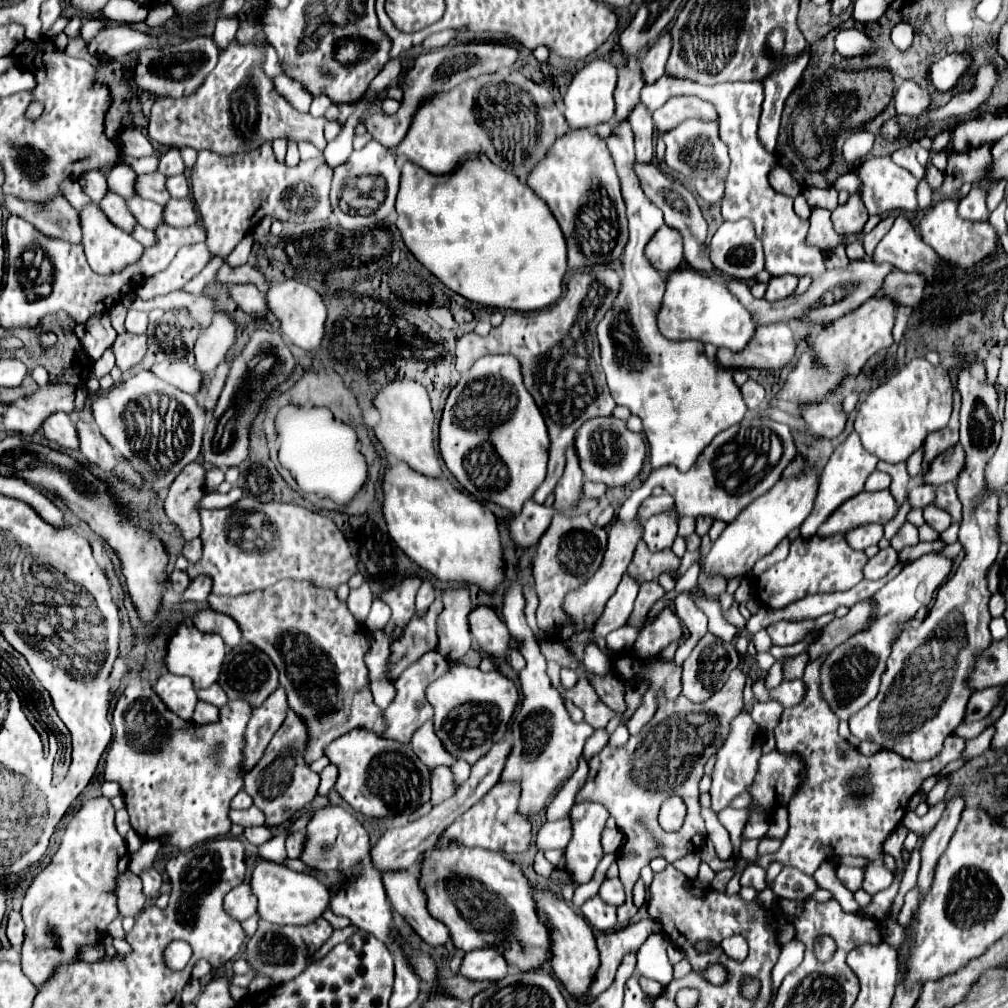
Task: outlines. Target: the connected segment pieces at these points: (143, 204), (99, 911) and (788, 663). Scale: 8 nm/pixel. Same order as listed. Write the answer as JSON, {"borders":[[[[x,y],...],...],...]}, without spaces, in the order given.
{"borders":[[[[133,195],[133,199],[127,199],[125,203],[127,203],[129,211],[133,211],[137,223],[143,225],[145,229],[153,231],[159,223],[163,223],[163,219],[161,219],[161,211],[163,211],[161,205],[157,205],[153,201],[147,201],[147,199],[139,197],[139,195]]],[[[89,799],[69,821],[51,863],[33,879],[25,893],[21,907],[25,921],[21,967],[35,987],[41,987],[57,965],[77,961],[79,945],[101,943],[107,935],[107,925],[119,913],[113,887],[117,887],[119,871],[127,869],[129,851],[115,829],[113,817],[115,809],[109,799]]],[[[795,655],[795,657],[785,657],[781,659],[781,663],[785,663],[785,679],[803,679],[803,671],[809,663],[809,655]]]]}

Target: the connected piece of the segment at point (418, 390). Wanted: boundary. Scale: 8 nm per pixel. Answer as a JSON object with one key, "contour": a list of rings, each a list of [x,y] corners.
{"contour":[[[409,377],[389,379],[387,385],[373,397],[373,405],[381,415],[379,423],[373,427],[373,433],[383,449],[397,461],[407,463],[423,475],[443,477],[441,459],[433,445],[433,411],[425,387]]]}

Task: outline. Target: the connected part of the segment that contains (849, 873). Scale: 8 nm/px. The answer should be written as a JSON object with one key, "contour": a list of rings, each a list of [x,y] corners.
{"contour":[[[839,865],[837,867],[837,877],[839,881],[851,891],[855,893],[861,885],[863,885],[863,877],[865,877],[865,871],[861,867],[851,867],[851,865]]]}

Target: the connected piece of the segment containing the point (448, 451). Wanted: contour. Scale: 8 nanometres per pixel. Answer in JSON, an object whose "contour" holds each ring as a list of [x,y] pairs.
{"contour":[[[485,355],[477,359],[469,373],[451,389],[439,421],[439,451],[451,475],[471,495],[497,503],[509,511],[519,511],[545,479],[547,449],[547,427],[535,399],[523,385],[521,363],[517,363],[513,355]]]}

